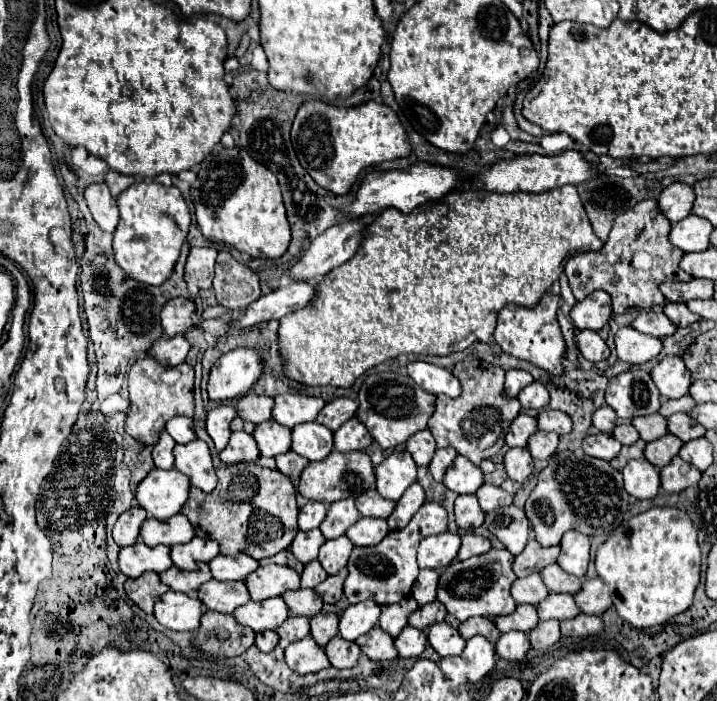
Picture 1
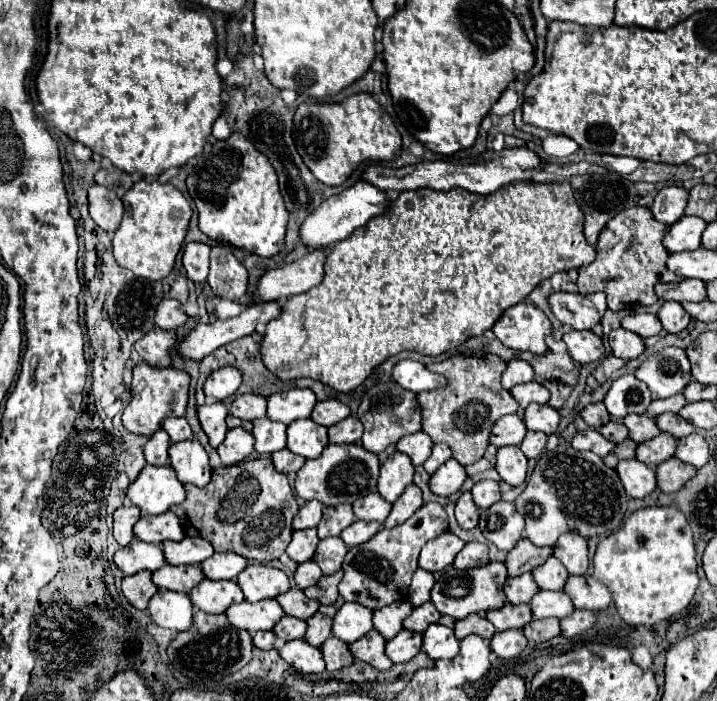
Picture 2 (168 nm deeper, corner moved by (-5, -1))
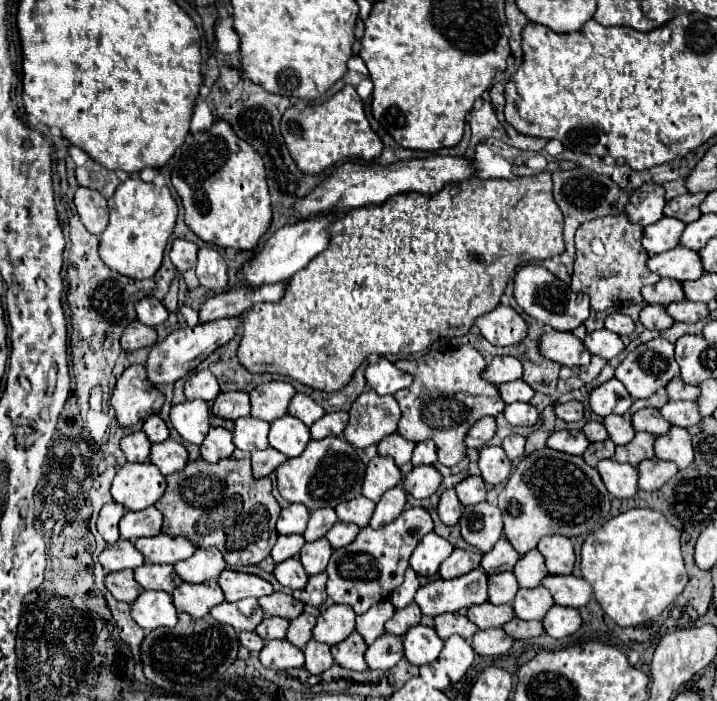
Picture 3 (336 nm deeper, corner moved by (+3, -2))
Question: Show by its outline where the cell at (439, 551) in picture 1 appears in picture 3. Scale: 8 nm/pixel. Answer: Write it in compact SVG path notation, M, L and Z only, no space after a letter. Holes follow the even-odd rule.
M428 533L414 549L414 553L410 557L410 567L418 575L426 575L426 577L436 575L440 569L440 563L444 559L448 559L452 551L454 551L454 547L444 537L436 535L436 533Z

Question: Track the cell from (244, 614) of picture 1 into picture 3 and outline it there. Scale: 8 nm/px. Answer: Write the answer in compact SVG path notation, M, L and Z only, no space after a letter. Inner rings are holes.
M242 599L238 603L224 601L212 607L210 615L220 623L232 625L236 631L254 631L254 625L264 617L256 599Z

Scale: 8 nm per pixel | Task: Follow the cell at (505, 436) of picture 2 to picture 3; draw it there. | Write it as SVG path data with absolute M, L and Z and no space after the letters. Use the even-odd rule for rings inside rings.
M482 417L470 427L470 433L466 433L466 445L480 449L488 439L494 437L494 433L496 433L494 417Z

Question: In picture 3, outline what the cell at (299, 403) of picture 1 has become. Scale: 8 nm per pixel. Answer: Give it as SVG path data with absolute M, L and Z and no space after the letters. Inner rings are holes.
M268 381L250 391L250 415L262 421L274 421L288 413L288 403L294 397L294 387L286 381Z

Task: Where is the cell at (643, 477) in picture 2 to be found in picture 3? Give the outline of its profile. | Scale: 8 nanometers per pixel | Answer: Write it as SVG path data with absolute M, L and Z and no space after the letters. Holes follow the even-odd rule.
M602 459L596 469L612 497L628 499L638 491L638 471L632 465L616 463L614 459Z

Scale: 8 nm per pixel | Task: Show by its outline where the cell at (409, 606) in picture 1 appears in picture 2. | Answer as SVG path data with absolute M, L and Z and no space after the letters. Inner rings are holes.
M398 600L386 608L380 608L374 612L374 628L386 638L392 640L400 630L406 616L410 616L414 606L410 600Z

